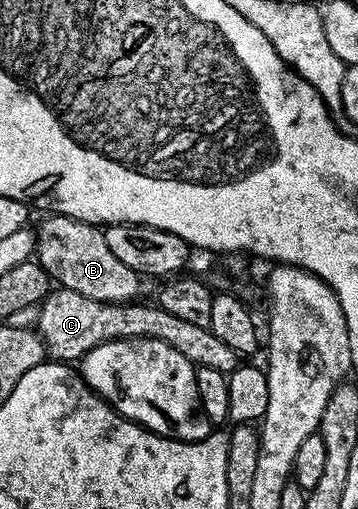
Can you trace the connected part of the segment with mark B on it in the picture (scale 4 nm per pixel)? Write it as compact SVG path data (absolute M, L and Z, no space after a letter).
M47 214L42 217L39 228L35 232L35 256L37 263L47 271L48 276L58 287L77 290L77 294L85 294L85 298L97 298L101 302L126 304L134 301L139 292L141 277L139 273L129 270L125 262L121 262L109 250L105 243L105 231L98 224L86 224L84 220L74 220L68 216Z

